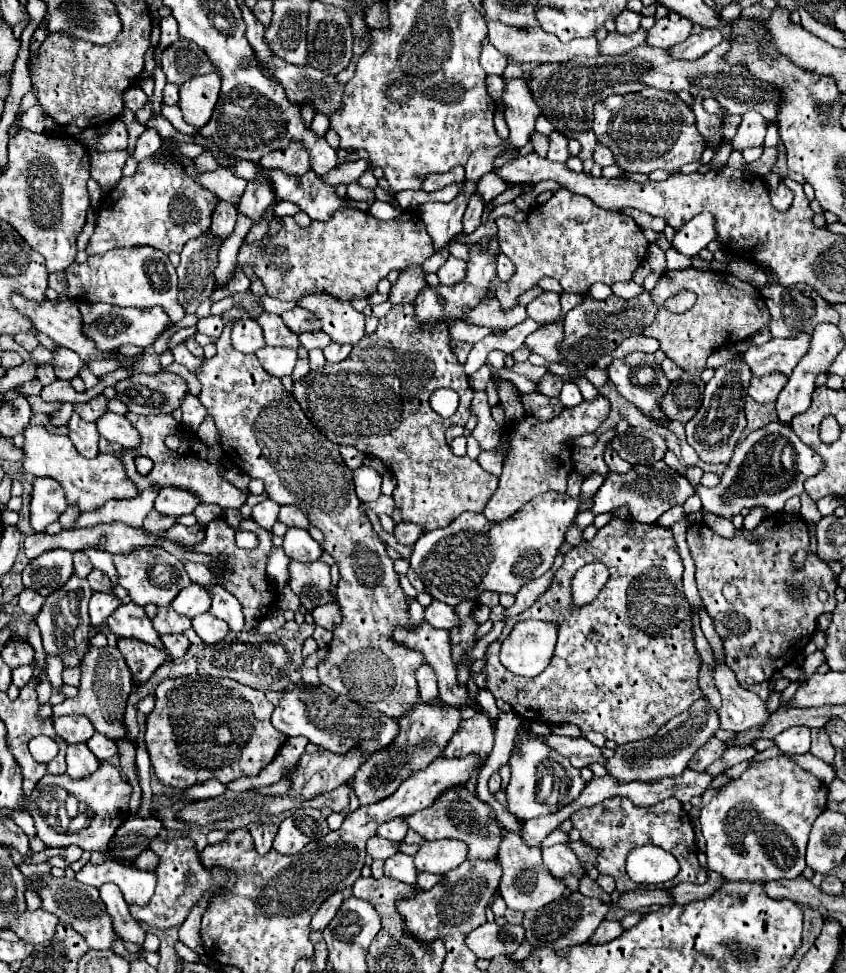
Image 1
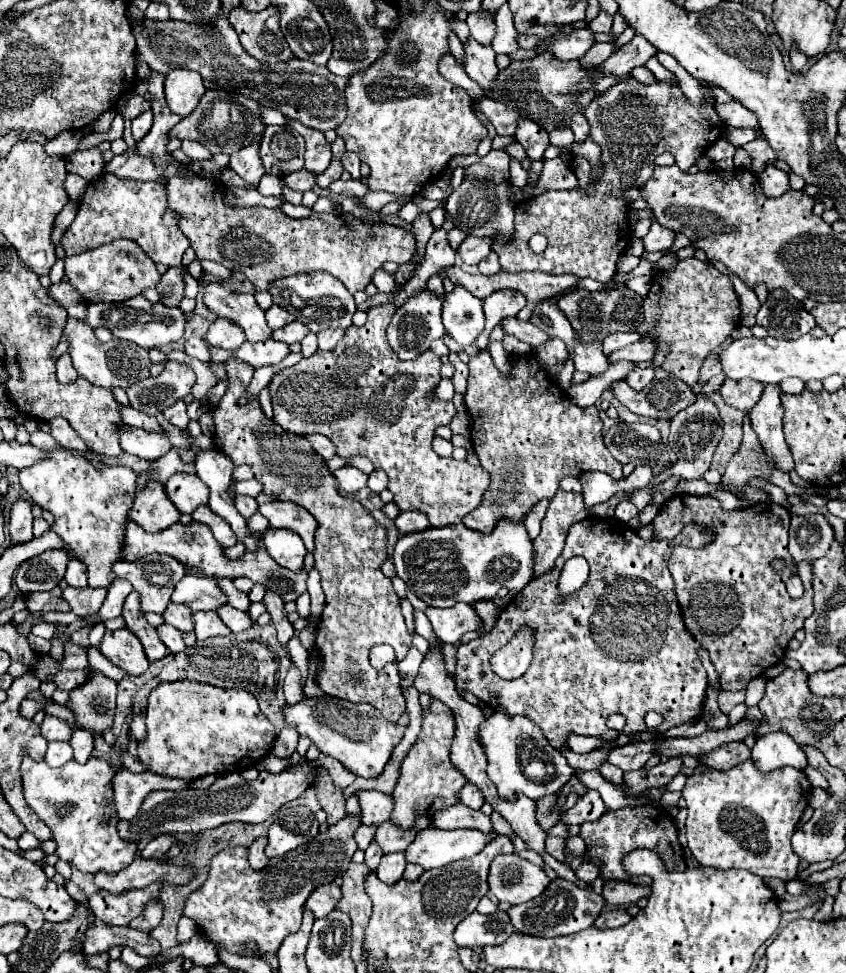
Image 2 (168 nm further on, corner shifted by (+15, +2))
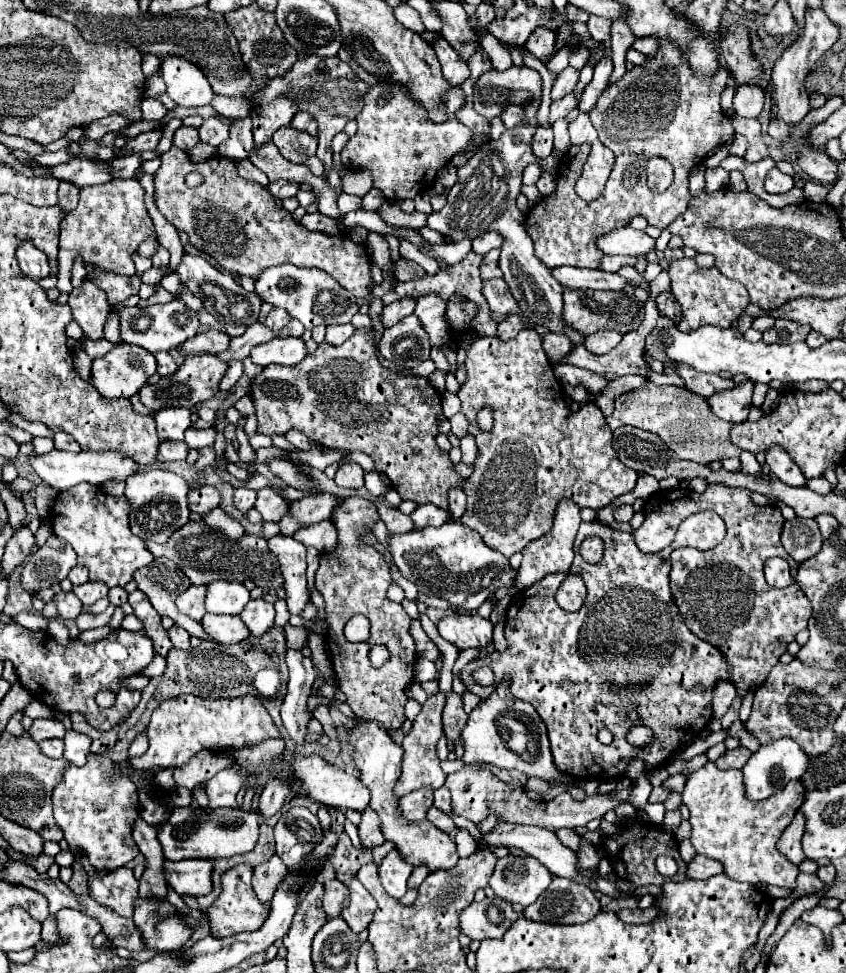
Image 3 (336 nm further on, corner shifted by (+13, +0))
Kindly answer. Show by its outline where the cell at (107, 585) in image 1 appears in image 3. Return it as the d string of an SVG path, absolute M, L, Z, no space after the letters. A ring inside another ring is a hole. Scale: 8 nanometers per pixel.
M75 565L75 567L69 571L69 581L71 581L73 585L83 585L83 583L87 583L87 581L89 581L87 569L83 569L81 565Z

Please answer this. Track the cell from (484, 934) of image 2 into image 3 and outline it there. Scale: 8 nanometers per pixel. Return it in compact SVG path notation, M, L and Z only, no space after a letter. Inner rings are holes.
M485 897L481 903L471 903L461 915L461 933L469 939L497 939L515 923L519 913L511 903L499 897Z

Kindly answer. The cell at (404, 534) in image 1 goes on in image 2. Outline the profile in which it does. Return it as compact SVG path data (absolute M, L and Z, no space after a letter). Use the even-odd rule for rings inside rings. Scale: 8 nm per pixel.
M405 511L405 513L399 513L399 517L395 519L395 525L399 529L399 533L413 533L413 531L425 531L431 527L427 515L423 511Z

